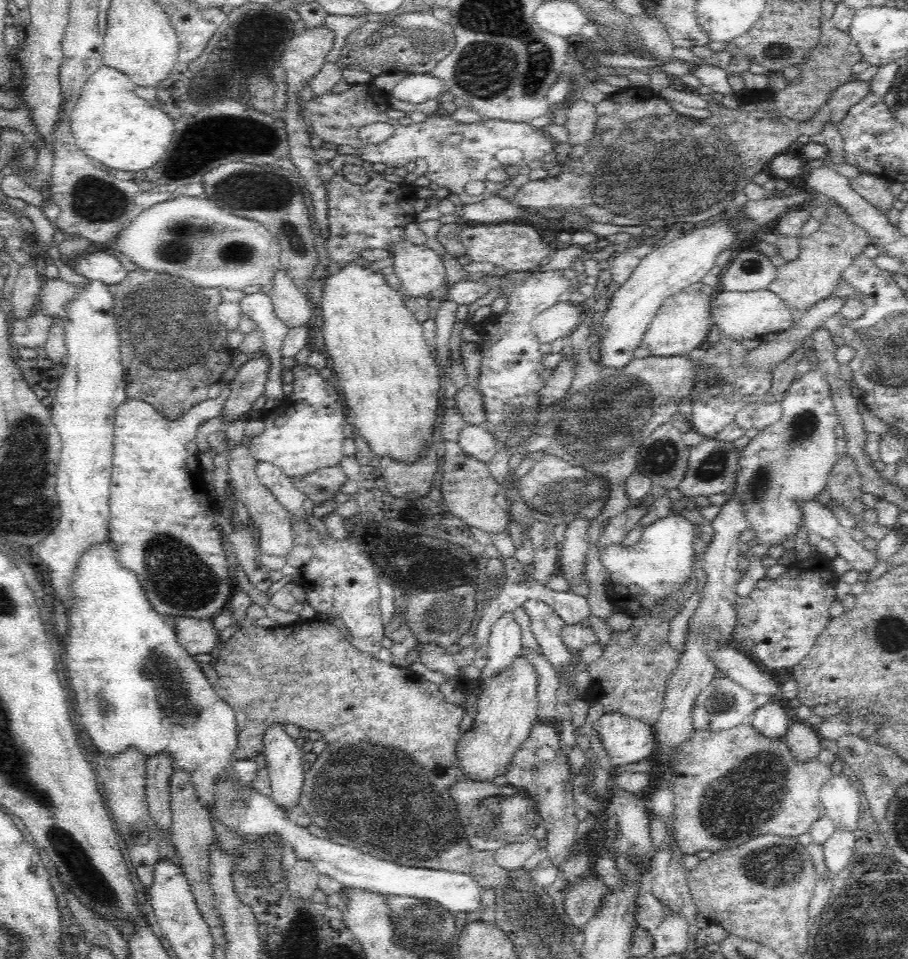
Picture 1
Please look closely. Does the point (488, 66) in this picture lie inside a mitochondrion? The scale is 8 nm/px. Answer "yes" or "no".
yes

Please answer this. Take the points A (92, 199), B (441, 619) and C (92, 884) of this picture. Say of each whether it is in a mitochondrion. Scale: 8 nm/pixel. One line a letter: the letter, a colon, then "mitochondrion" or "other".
A: mitochondrion
B: mitochondrion
C: mitochondrion

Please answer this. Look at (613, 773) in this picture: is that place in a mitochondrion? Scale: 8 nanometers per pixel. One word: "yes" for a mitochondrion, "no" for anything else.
no

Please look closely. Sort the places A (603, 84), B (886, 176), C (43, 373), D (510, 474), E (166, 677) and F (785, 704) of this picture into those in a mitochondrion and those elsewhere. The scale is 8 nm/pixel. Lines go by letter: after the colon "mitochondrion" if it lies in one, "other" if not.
A: other
B: other
C: other
D: other
E: mitochondrion
F: other

